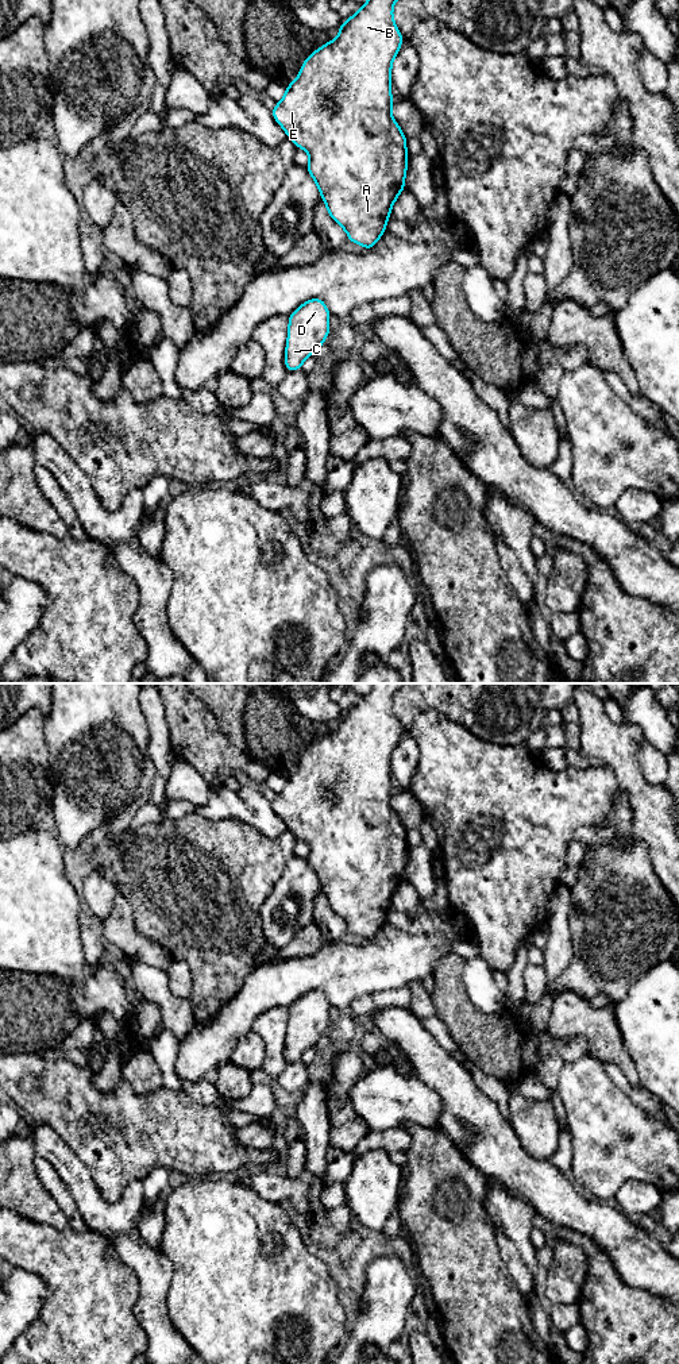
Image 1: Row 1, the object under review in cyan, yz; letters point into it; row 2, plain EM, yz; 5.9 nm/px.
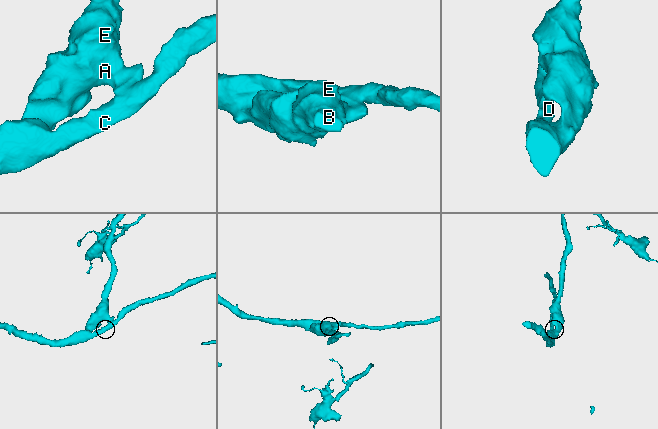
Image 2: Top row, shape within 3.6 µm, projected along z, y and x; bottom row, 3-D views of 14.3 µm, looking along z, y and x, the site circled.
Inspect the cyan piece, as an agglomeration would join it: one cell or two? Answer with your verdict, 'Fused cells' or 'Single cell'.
Single cell

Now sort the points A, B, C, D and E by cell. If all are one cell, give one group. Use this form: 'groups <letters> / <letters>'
groups A B C D E

